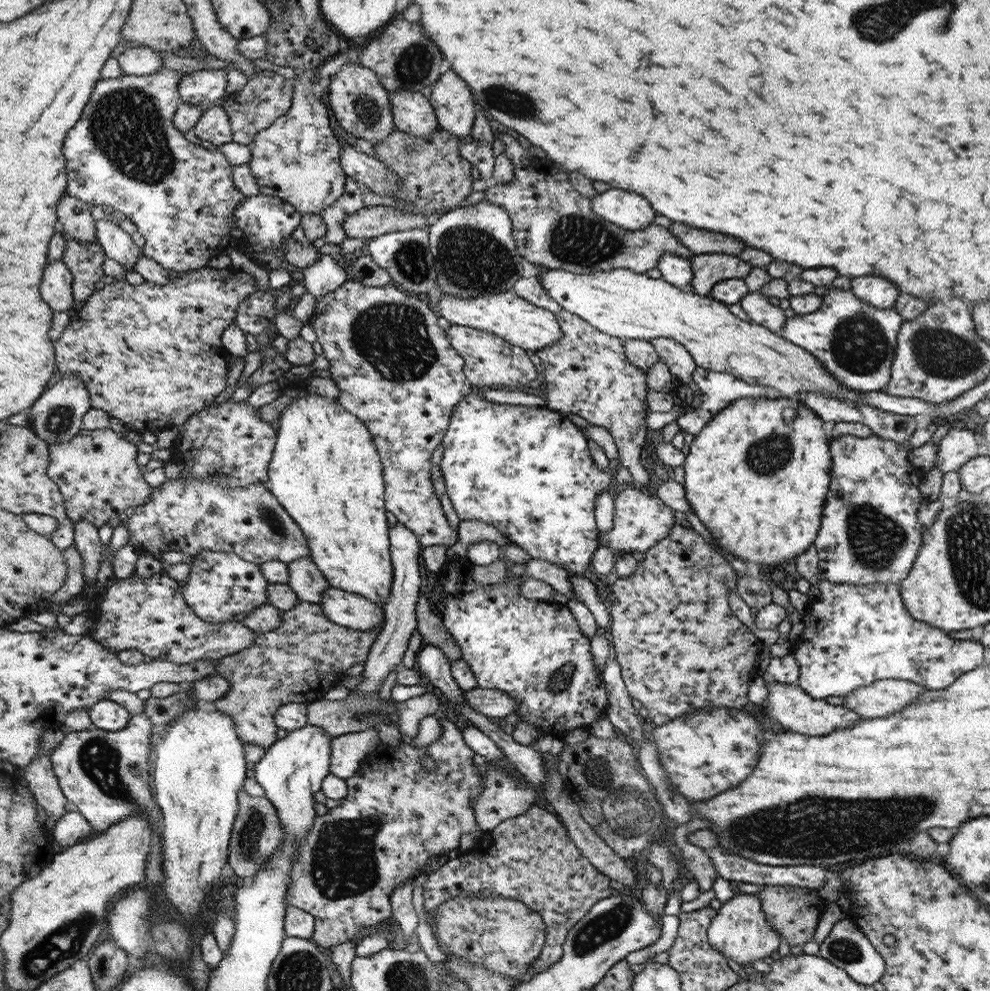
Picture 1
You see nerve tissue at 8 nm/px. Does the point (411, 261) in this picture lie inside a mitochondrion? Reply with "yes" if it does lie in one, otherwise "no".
yes

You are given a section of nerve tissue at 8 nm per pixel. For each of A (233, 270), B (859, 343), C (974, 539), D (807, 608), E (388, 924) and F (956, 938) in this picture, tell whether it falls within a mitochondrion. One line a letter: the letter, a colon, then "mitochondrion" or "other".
A: other
B: mitochondrion
C: mitochondrion
D: other
E: other
F: other

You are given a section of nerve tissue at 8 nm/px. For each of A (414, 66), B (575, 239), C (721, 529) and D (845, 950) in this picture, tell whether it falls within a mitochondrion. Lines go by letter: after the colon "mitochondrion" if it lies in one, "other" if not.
A: mitochondrion
B: mitochondrion
C: other
D: mitochondrion

